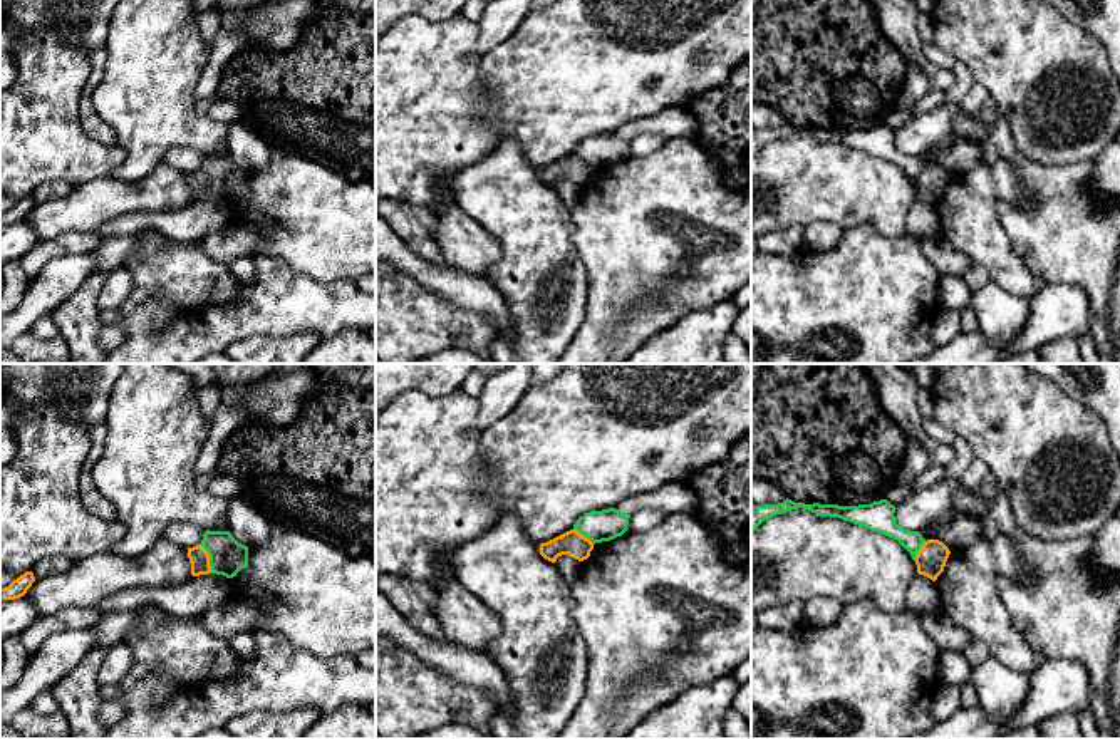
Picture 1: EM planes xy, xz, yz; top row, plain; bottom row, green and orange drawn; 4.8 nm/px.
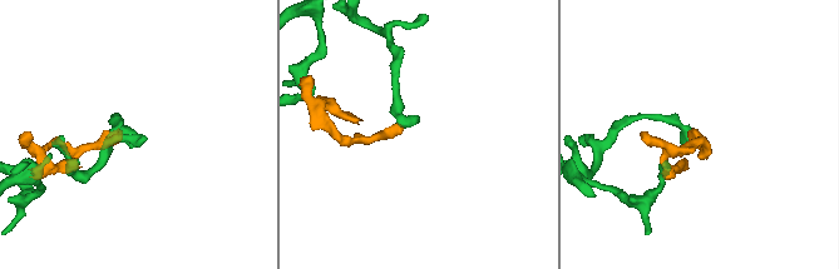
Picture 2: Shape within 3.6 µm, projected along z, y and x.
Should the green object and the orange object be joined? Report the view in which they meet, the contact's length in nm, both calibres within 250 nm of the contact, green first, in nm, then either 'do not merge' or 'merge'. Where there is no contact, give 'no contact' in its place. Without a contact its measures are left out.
contact in xy; length 160 nm; calibres 180 and 100 nm; do not merge

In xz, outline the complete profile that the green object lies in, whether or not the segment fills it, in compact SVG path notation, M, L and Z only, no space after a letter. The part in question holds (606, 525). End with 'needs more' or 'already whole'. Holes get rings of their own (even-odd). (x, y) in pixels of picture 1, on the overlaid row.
M615 508L590 511L577 519L573 530L595 545L622 536L627 531L629 518L630 514Z; already whole

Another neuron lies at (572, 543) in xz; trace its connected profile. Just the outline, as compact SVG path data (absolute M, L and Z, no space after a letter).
M570 530L540 545L540 555L552 563L555 563L562 555L568 555L578 561L583 561L590 556L592 550L594 543L577 530Z

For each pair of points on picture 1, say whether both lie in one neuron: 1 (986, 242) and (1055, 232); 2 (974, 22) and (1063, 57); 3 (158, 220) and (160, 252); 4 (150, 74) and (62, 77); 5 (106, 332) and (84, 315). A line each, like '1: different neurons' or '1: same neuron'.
1: different neurons
2: same neuron
3: different neurons
4: different neurons
5: different neurons

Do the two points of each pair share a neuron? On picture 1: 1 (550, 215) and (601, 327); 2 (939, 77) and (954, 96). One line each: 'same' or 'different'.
1: different
2: different

